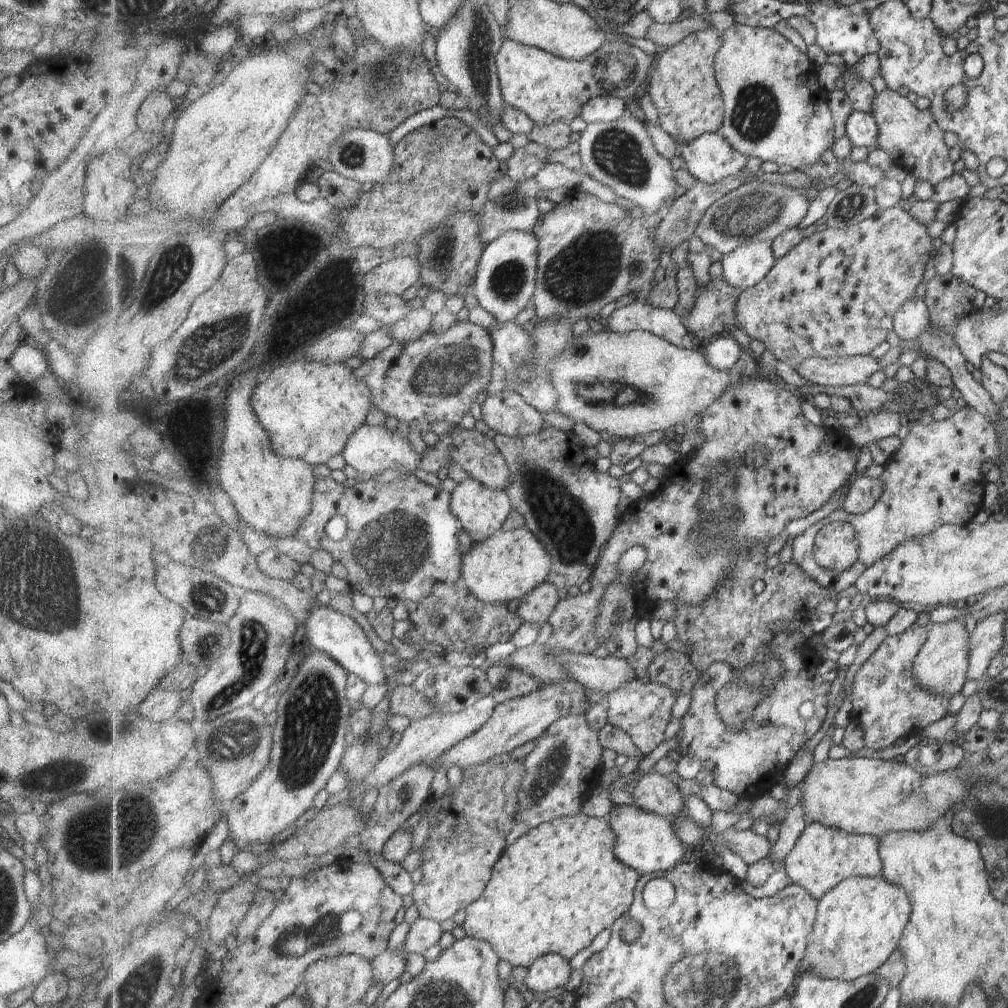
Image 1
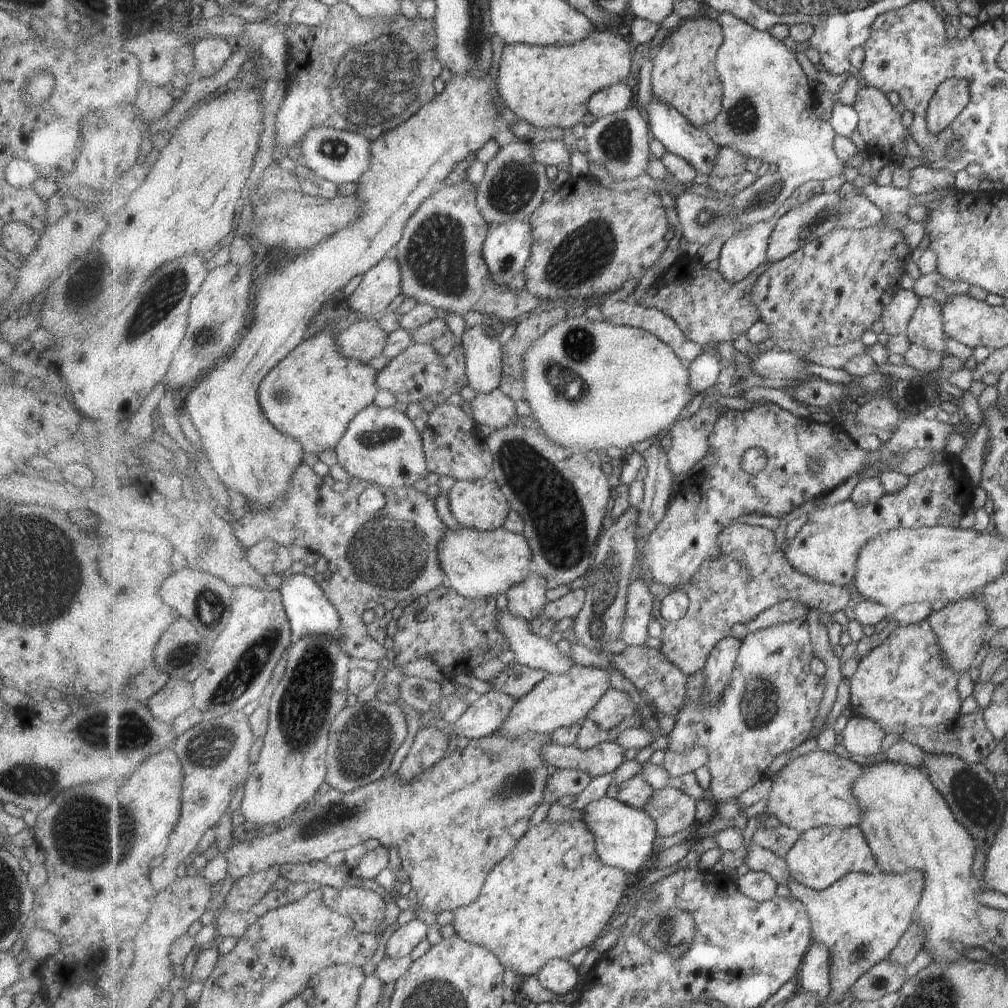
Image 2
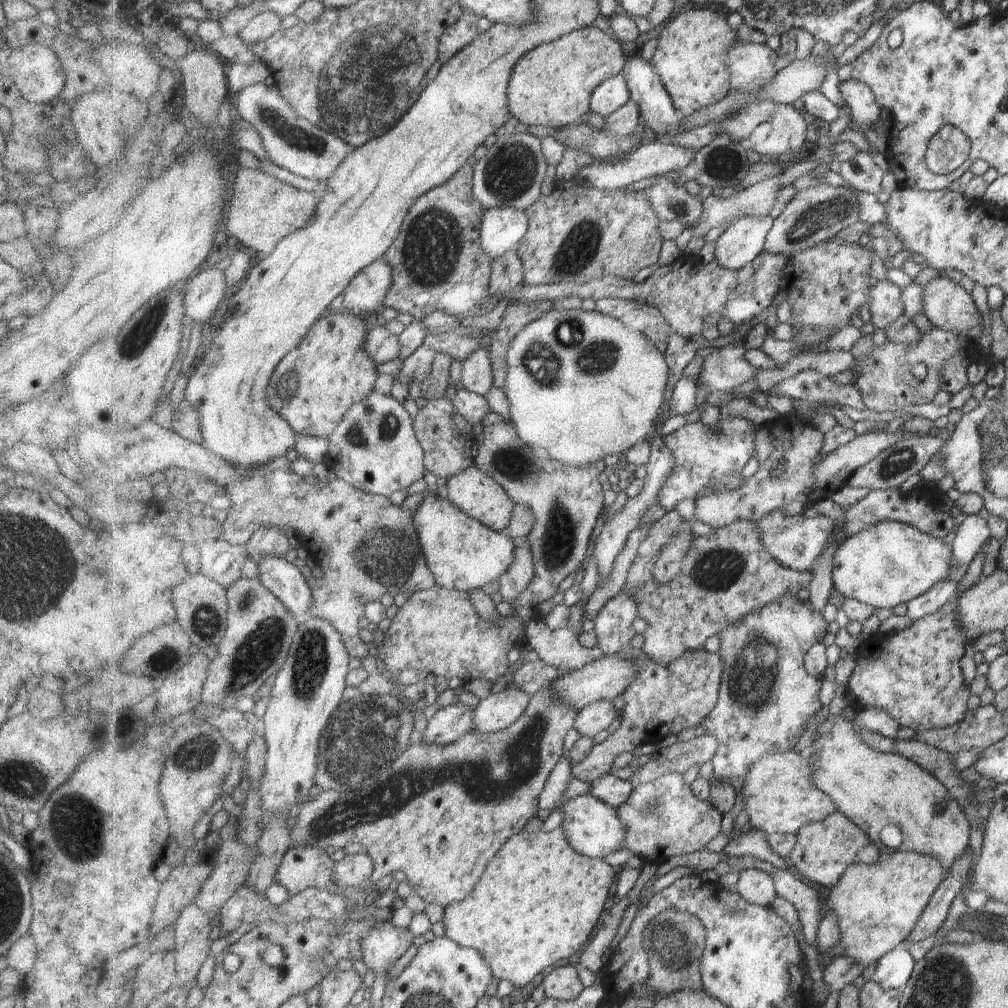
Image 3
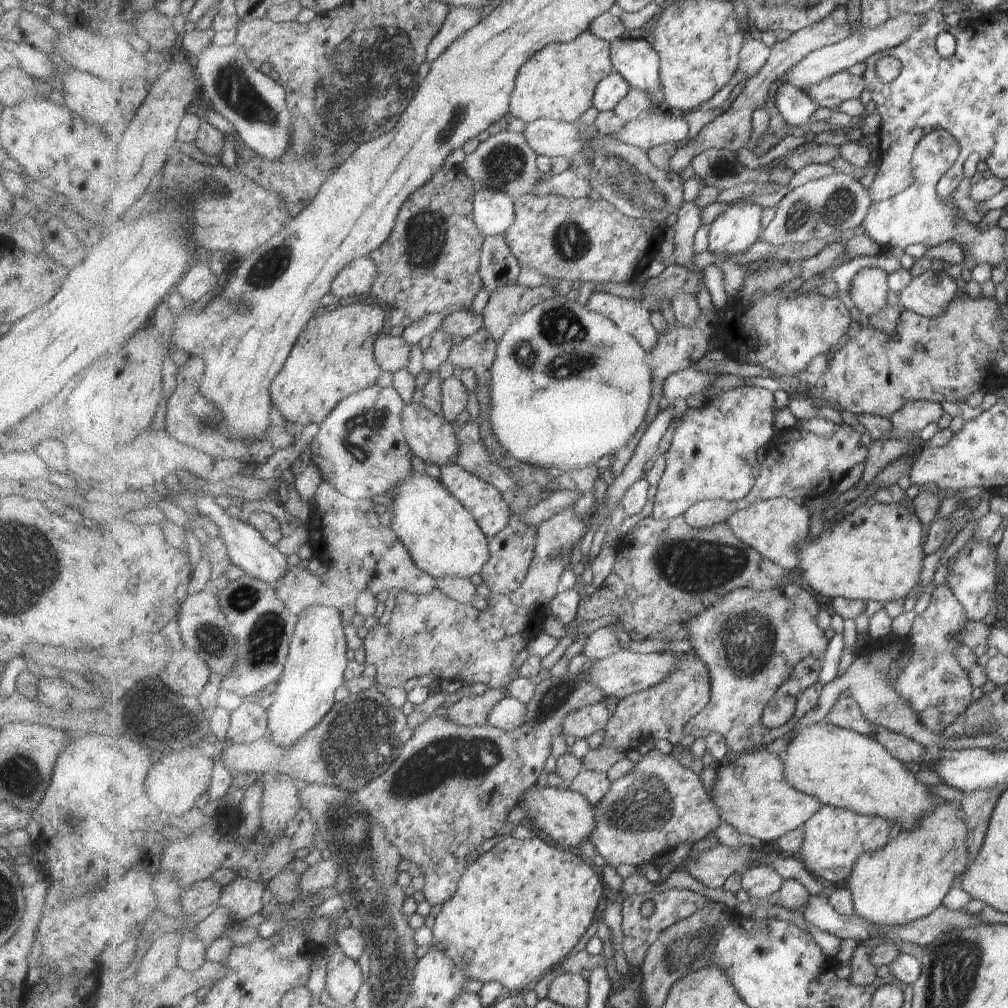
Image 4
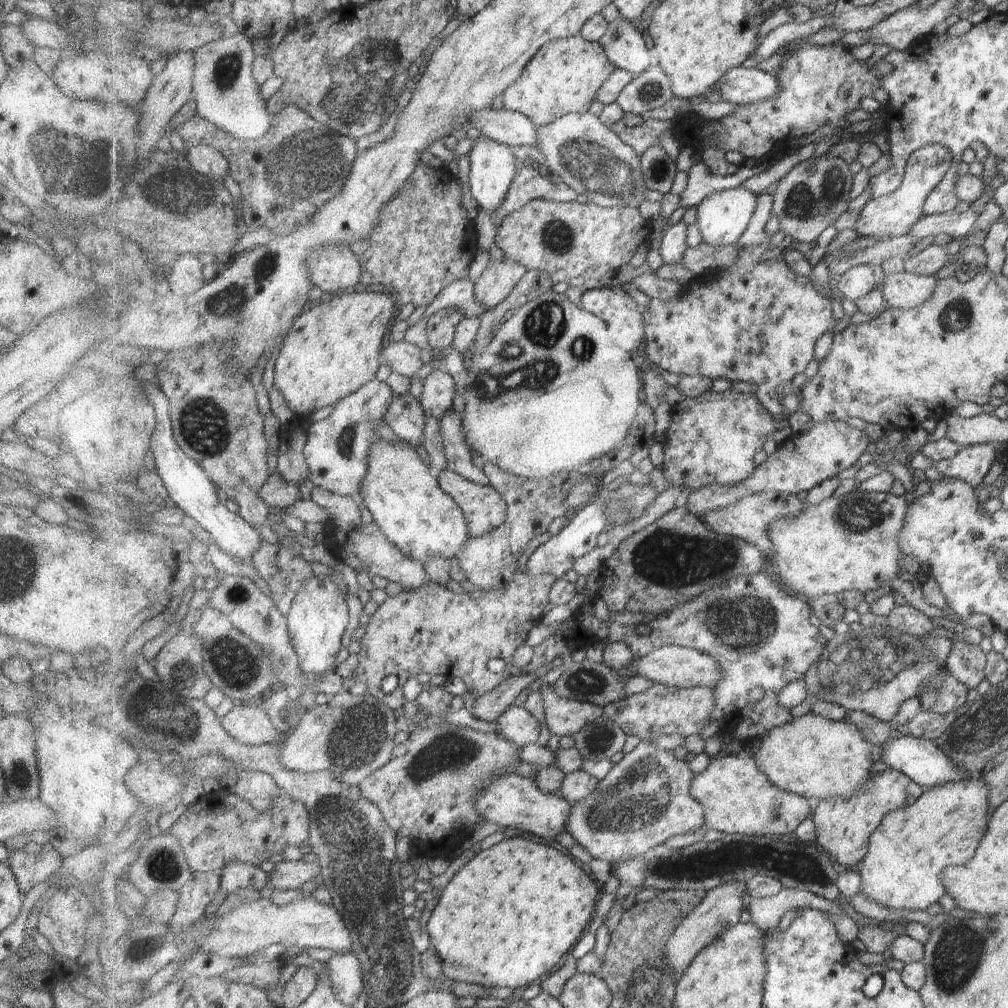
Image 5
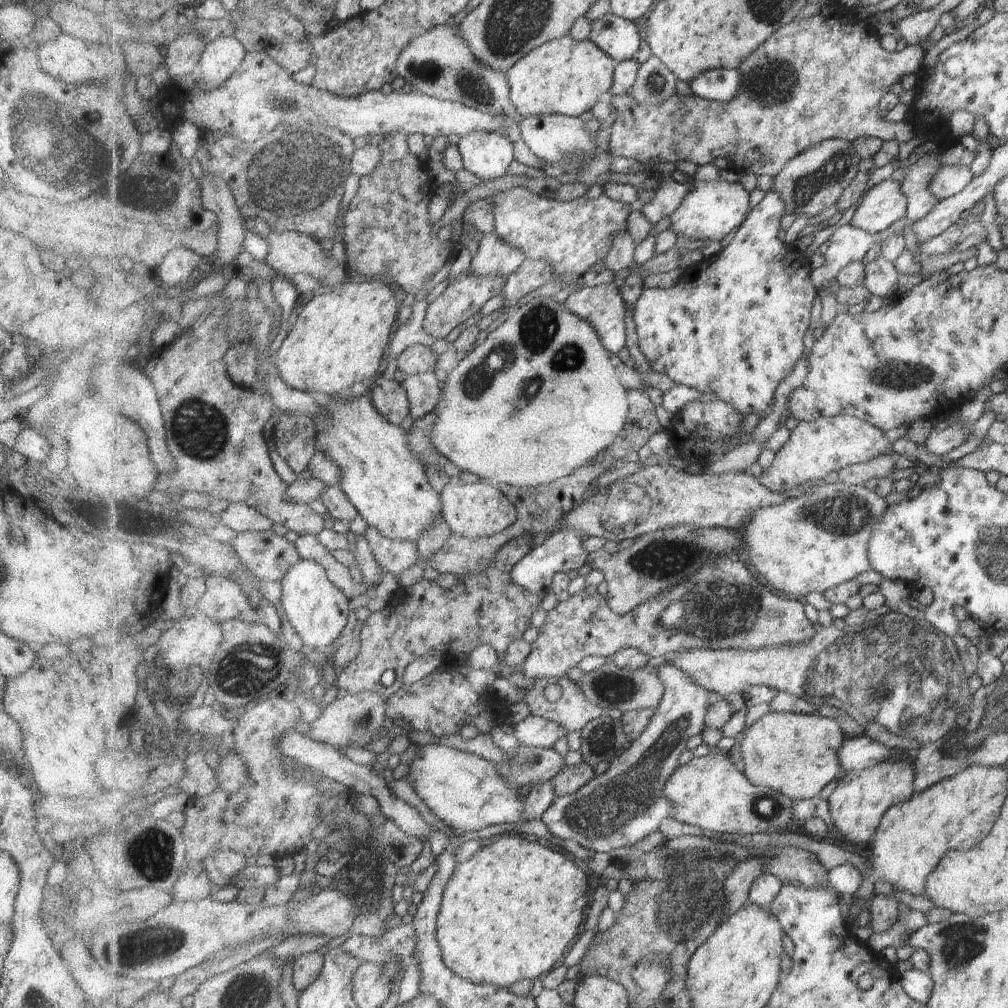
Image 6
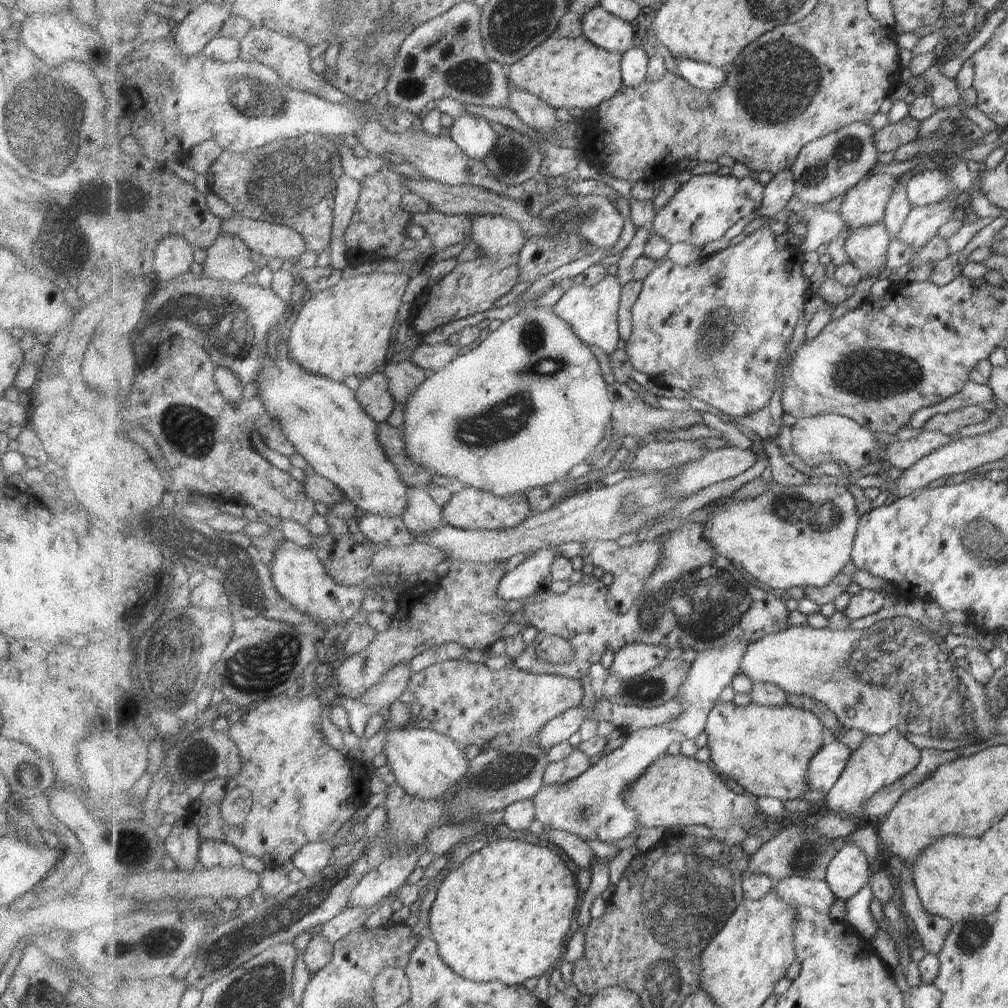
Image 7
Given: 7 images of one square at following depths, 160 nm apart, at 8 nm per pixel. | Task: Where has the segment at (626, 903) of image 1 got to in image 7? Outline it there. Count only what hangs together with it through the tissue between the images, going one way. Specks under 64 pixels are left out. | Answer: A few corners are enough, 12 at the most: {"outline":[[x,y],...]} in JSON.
{"outline":[[492,838],[439,885],[428,932],[469,980],[525,984],[573,932],[573,872]]}

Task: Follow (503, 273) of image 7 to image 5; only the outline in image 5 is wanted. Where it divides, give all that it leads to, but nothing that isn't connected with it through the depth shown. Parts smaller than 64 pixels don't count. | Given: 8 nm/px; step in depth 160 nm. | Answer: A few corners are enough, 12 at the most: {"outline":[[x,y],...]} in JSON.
{"outline":[[447,307],[428,320],[433,353],[453,346],[463,311]]}

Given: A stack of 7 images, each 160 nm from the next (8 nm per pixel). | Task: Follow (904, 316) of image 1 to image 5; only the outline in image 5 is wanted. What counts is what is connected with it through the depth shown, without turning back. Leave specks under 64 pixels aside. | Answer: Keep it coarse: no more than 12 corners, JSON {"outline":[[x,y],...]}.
{"outline":[[871,265],[840,275],[842,296],[853,302],[875,290]]}

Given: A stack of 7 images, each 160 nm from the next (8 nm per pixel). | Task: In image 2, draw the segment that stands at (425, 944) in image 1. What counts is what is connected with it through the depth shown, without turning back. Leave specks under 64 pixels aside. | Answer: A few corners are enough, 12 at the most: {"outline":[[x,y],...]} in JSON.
{"outline":[[413,919],[386,942],[385,956],[405,958],[427,938],[428,925]]}

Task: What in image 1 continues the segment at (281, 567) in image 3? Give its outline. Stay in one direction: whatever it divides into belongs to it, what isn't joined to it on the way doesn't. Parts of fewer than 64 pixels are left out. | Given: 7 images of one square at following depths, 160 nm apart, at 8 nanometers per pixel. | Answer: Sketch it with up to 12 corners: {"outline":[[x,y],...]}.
{"outline":[[315,605],[306,639],[369,685],[381,656],[350,612]]}

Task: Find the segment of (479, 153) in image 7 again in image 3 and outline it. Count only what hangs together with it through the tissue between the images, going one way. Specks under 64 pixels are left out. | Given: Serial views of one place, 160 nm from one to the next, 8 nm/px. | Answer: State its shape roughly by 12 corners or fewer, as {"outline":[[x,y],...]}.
{"outline":[[493,208],[481,222],[491,260],[517,251],[529,232],[527,214]]}

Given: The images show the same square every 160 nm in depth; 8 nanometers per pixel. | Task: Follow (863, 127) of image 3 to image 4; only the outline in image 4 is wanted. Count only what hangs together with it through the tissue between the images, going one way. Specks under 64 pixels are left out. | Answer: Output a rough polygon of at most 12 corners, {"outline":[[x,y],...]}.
{"outline":[[841,71],[804,91],[820,106],[837,110],[857,100],[862,76]]}

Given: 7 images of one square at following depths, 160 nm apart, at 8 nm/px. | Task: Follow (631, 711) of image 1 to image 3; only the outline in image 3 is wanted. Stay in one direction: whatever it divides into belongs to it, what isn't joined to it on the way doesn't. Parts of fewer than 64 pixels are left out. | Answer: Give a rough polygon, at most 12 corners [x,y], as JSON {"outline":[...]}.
{"outline":[[601,700],[580,710],[574,728],[590,738],[613,730],[620,712]]}

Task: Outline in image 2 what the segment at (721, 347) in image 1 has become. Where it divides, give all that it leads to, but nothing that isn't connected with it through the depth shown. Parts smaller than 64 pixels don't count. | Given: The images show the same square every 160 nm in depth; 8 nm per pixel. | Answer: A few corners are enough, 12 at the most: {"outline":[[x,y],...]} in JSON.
{"outline":[[717,350],[689,365],[693,395],[716,386],[725,364]]}

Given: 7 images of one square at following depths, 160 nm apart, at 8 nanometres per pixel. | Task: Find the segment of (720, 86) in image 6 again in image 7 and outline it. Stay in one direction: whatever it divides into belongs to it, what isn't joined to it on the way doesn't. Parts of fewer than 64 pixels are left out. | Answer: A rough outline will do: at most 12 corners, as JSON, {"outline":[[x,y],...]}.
{"outline":[[673,56],[679,74],[695,88],[718,89],[722,67]]}

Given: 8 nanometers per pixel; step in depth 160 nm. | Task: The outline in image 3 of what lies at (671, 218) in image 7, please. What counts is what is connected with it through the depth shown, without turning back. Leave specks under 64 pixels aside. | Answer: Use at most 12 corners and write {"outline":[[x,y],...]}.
{"outline":[[743,216],[715,245],[716,261],[741,270],[766,251],[775,220]]}

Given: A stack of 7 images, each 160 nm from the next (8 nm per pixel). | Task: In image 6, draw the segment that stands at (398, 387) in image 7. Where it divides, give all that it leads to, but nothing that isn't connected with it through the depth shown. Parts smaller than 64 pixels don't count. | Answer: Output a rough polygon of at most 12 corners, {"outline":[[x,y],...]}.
{"outline":[[440,373],[405,375],[402,387],[414,421],[435,412]]}

